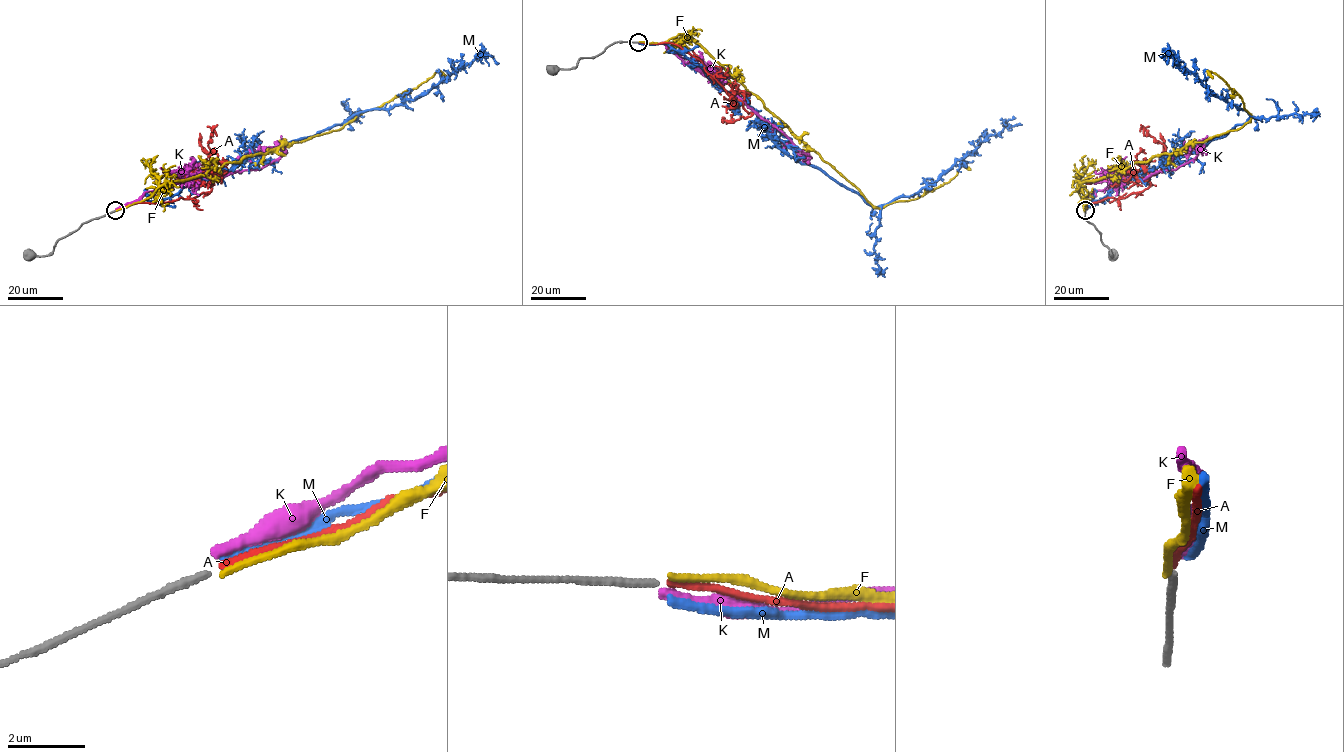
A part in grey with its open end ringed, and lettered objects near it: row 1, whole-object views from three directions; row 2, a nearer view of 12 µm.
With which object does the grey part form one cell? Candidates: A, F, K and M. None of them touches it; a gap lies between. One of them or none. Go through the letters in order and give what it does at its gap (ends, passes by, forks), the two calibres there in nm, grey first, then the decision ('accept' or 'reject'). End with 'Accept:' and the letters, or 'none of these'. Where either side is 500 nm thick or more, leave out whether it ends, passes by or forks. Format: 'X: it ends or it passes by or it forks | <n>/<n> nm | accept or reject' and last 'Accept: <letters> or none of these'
A: it ends | 200/160 nm | reject
F: it ends | 200/170 nm | reject
K: it ends | 200/280 nm | reject
M: it ends | 200/200 nm | reject
Accept: none of these

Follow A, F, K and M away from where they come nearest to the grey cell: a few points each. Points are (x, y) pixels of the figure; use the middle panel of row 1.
A: (639, 42), (673, 43), (685, 49), (732, 99), (733, 107), (738, 90), (722, 82), (683, 44), (678, 49)
F: (639, 42), (666, 42), (680, 34), (688, 35), (878, 208), (934, 190), (949, 182), (961, 166), (970, 170)
K: (638, 43), (662, 43), (718, 85), (737, 95), (807, 154), (801, 157), (758, 123)
M: (639, 43), (682, 52), (749, 105), (781, 149), (874, 207), (912, 196), (988, 136), (1021, 124)

